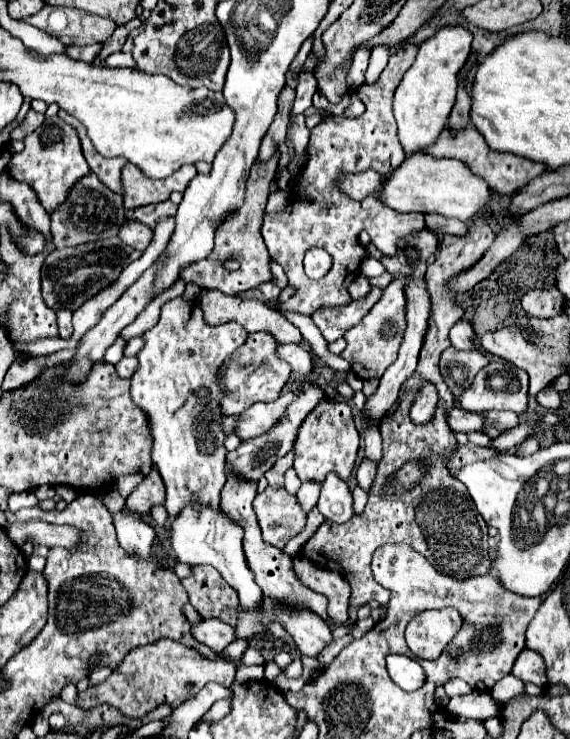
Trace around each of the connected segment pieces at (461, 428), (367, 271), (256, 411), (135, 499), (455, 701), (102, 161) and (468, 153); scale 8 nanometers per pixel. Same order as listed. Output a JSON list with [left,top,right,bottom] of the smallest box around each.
[[449,403,483,433],[361,257,383,277],[237,391,301,441],[125,467,165,519],[447,691,497,721],[75,125,127,191],[425,125,545,195]]

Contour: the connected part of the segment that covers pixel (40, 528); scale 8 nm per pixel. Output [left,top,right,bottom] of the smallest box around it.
[5,521,83,549]

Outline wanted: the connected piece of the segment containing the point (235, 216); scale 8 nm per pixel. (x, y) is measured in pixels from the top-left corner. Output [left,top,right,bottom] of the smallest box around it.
[183,153,279,295]

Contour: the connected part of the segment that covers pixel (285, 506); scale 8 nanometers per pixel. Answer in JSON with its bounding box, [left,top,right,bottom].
[253,487,307,549]

